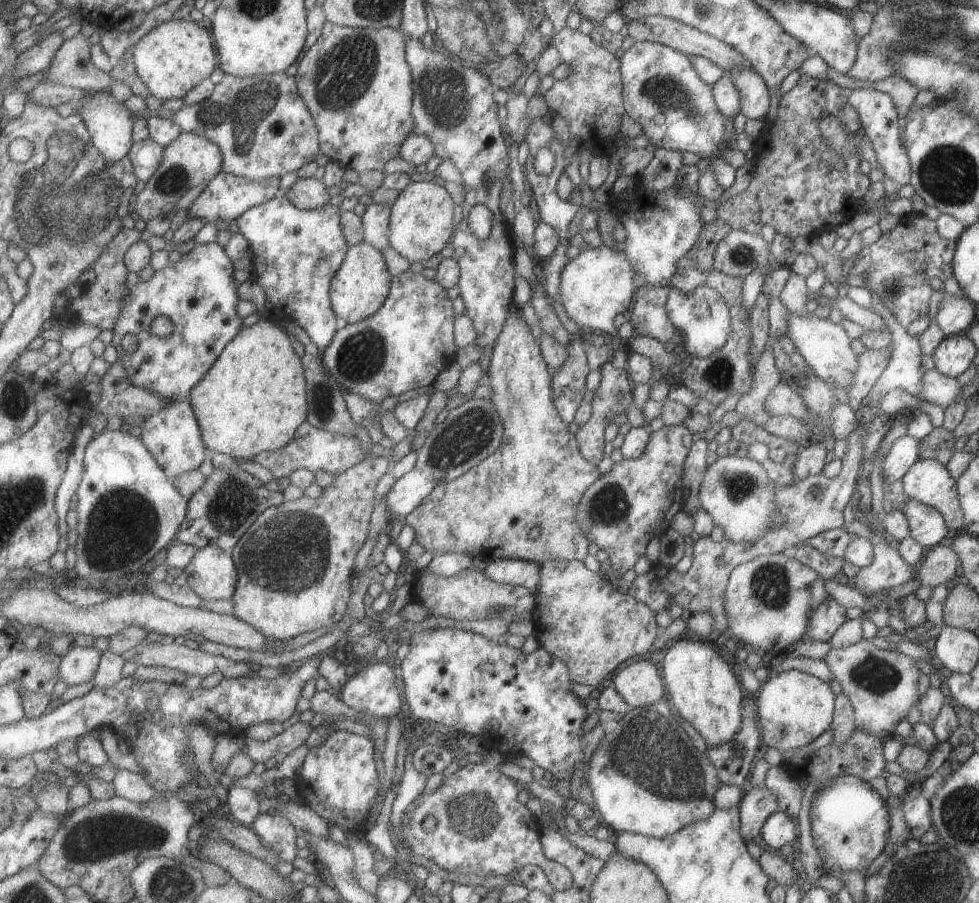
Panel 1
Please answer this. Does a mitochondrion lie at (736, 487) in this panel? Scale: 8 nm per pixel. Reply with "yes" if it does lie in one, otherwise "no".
yes

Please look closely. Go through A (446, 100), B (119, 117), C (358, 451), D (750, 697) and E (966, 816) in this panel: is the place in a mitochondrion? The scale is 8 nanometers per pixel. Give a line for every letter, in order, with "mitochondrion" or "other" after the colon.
A: mitochondrion
B: other
C: other
D: other
E: mitochondrion

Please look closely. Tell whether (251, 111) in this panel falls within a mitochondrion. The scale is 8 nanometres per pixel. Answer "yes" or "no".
yes

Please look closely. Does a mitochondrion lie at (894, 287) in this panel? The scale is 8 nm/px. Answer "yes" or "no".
yes

